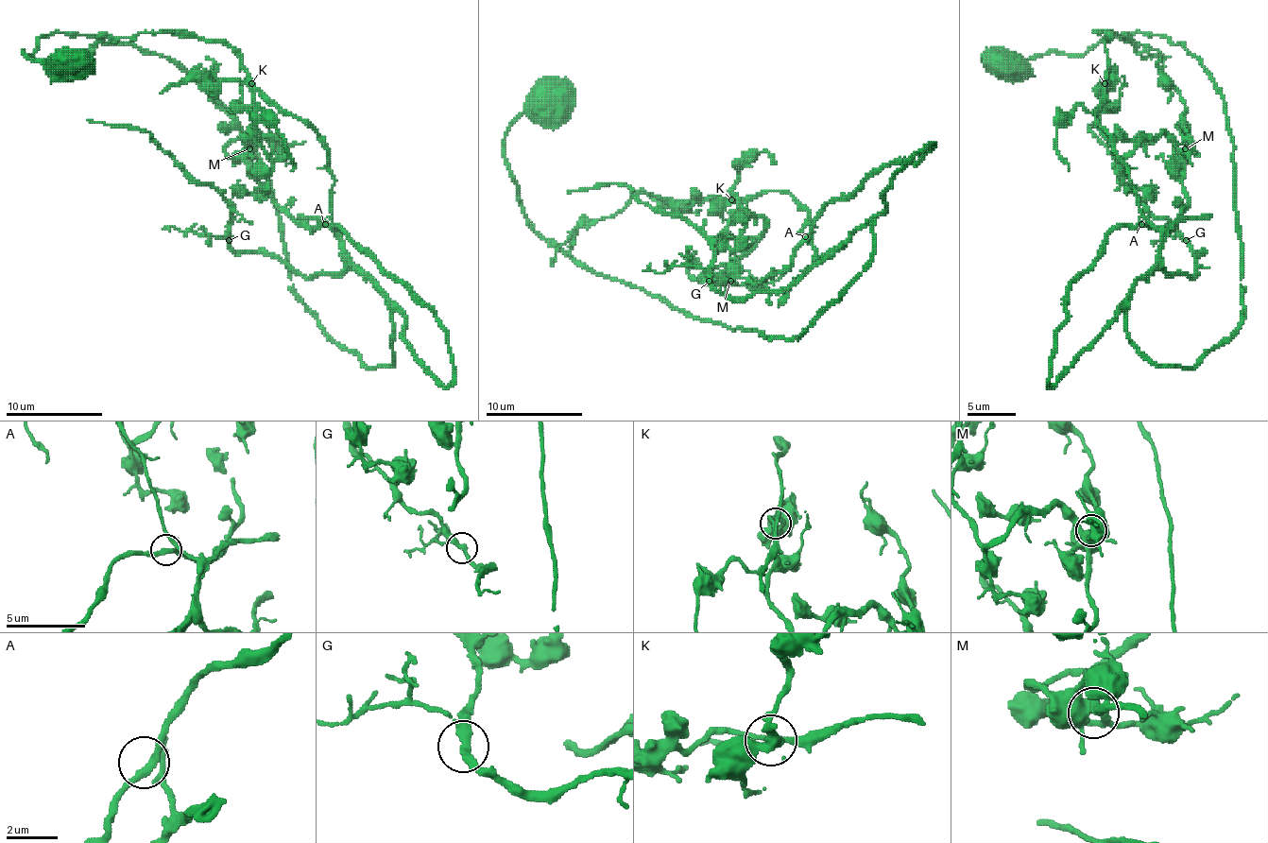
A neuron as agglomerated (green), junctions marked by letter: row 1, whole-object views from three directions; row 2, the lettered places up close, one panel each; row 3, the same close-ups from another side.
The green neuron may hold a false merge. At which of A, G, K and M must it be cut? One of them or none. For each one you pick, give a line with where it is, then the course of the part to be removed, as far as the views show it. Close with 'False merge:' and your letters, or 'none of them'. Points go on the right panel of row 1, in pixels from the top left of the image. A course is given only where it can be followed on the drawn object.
False merge: none of them

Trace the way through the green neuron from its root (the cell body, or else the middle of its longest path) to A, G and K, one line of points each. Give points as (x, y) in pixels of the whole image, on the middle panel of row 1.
A: (551, 106), (505, 159), (526, 222), (587, 268), (797, 338), (873, 222), (825, 256), (805, 236)
G: (551, 106), (505, 137), (526, 222), (696, 319), (797, 338), (873, 222), (786, 287), (708, 281)
K: (551, 106), (505, 137), (536, 232), (696, 319), (797, 338), (873, 222), (819, 256), (788, 193), (732, 200)

